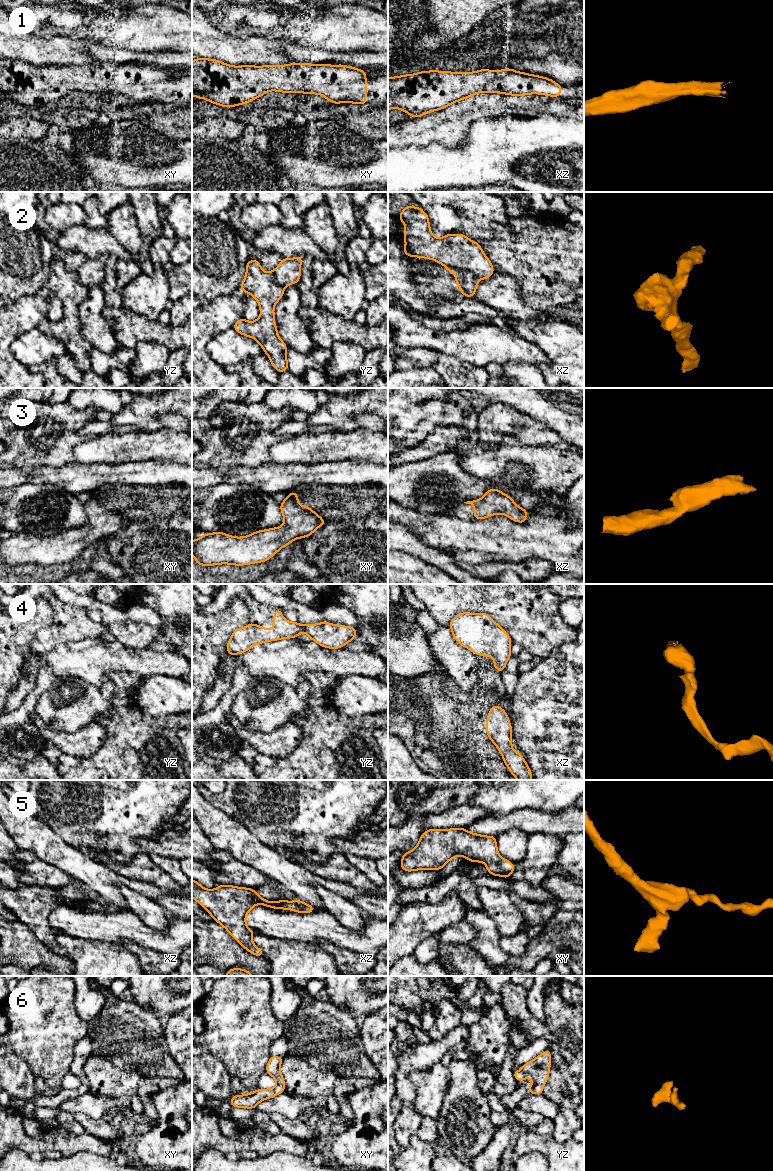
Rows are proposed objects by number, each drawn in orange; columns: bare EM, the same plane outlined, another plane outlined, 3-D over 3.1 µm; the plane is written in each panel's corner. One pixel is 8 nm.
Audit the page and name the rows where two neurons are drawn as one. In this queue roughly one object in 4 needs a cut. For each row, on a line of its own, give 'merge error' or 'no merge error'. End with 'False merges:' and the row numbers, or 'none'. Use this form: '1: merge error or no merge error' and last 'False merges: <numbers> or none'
1: no merge error
2: merge error
3: no merge error
4: no merge error
5: no merge error
6: no merge error
False merges: 2

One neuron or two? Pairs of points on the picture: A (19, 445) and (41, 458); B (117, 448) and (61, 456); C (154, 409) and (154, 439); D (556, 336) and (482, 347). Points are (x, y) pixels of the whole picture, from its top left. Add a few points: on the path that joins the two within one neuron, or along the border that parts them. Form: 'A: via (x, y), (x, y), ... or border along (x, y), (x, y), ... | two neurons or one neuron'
A: via (24, 446), (31, 448), (36, 453) | one neuron
B: border along (80, 441), (73, 450), (72, 462) | two neurons
C: border along (141, 430), (151, 431) | two neurons
D: border along (517, 334), (533, 342), (545, 354) | two neurons

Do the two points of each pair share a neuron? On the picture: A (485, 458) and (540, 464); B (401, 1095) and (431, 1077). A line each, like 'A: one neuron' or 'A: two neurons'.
A: one neuron
B: two neurons

